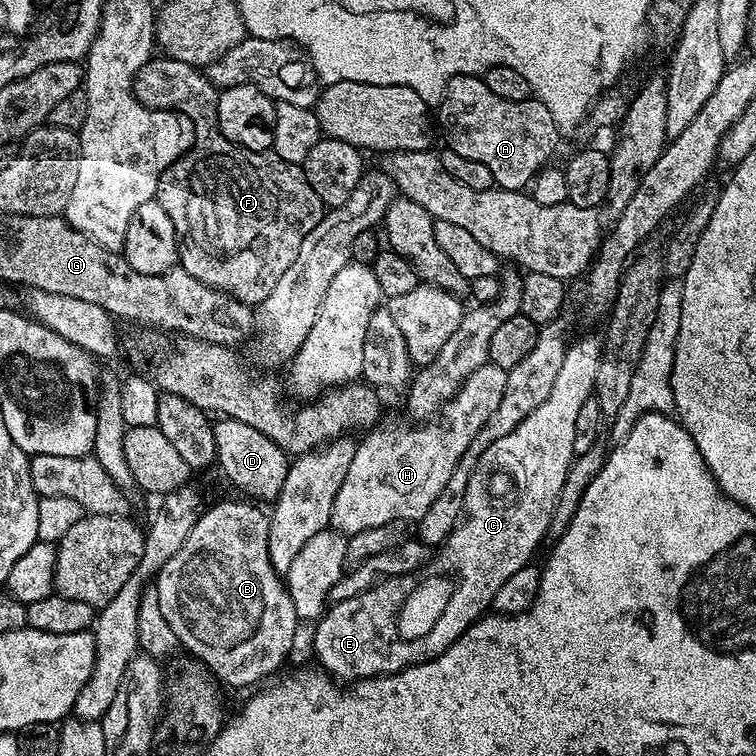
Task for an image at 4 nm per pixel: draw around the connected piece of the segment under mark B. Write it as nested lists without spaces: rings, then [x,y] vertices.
[[[238,499],[242,500],[224,500],[201,511],[194,530],[190,530],[190,538],[182,542],[182,550],[156,573],[154,587],[158,606],[162,606],[162,614],[170,622],[177,641],[185,644],[193,652],[189,653],[221,685],[248,688],[251,684],[259,685],[263,676],[279,670],[296,640],[298,621],[285,581],[270,562],[269,513],[247,499]]]

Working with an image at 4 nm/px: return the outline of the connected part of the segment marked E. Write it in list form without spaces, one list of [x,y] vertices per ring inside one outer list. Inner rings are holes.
[[[400,576],[374,584],[365,592],[354,594],[354,598],[336,600],[315,621],[316,633],[312,636],[315,663],[326,670],[329,676],[340,682],[355,682],[368,680],[372,676],[390,676],[413,664],[425,664],[444,653],[462,632],[486,612],[484,607],[474,604],[474,596],[454,596],[454,611],[450,610],[434,620],[432,634],[422,644],[396,644],[394,630],[384,622],[384,612],[390,612],[388,604],[390,596],[396,594],[396,586],[400,586]]]

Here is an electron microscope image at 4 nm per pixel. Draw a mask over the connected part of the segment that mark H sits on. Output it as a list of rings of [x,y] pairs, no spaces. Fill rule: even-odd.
[[[491,362],[474,370],[444,405],[444,428],[424,428],[428,426],[392,420],[388,428],[369,431],[365,435],[368,437],[357,443],[350,470],[342,481],[342,490],[338,490],[338,498],[334,498],[331,527],[337,532],[351,534],[395,520],[420,521],[422,514],[430,510],[430,502],[442,494],[442,486],[446,486],[450,474],[454,474],[454,466],[462,462],[462,454],[466,454],[470,442],[474,442],[474,434],[478,434],[478,430],[486,426],[486,418],[498,410],[507,377],[505,369]]]

